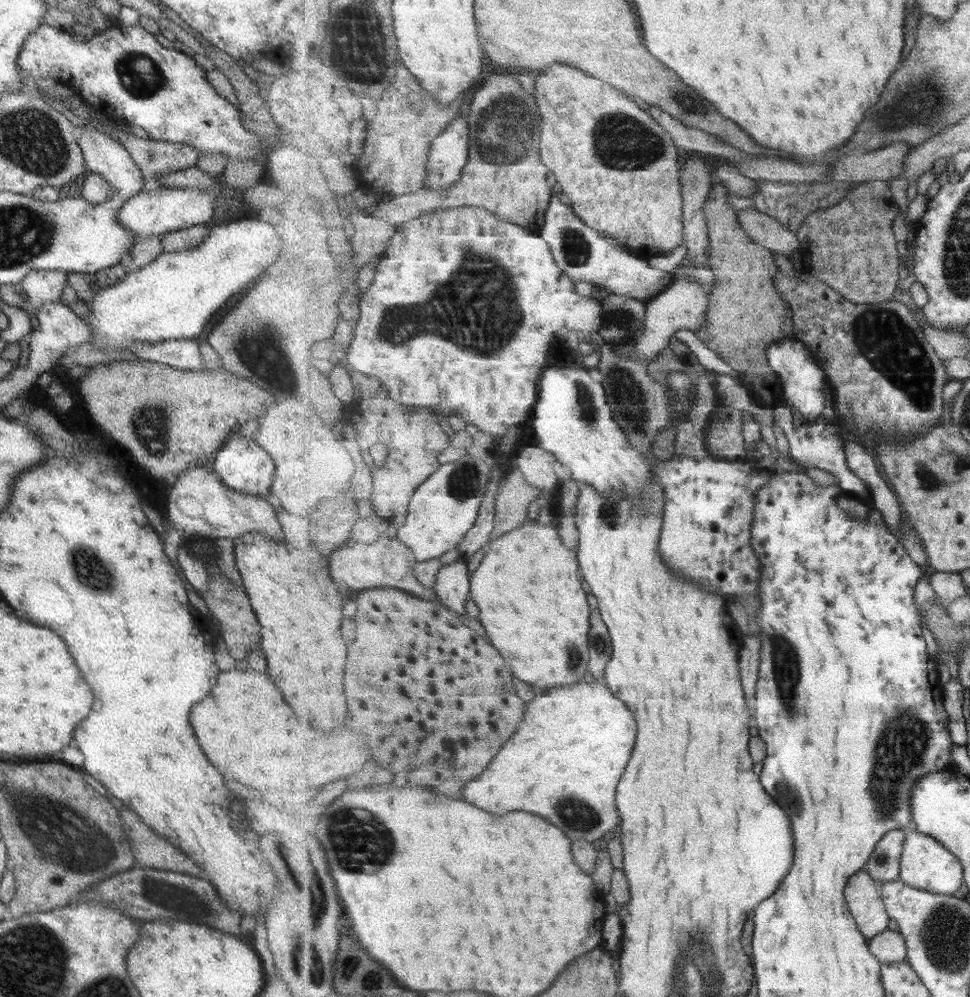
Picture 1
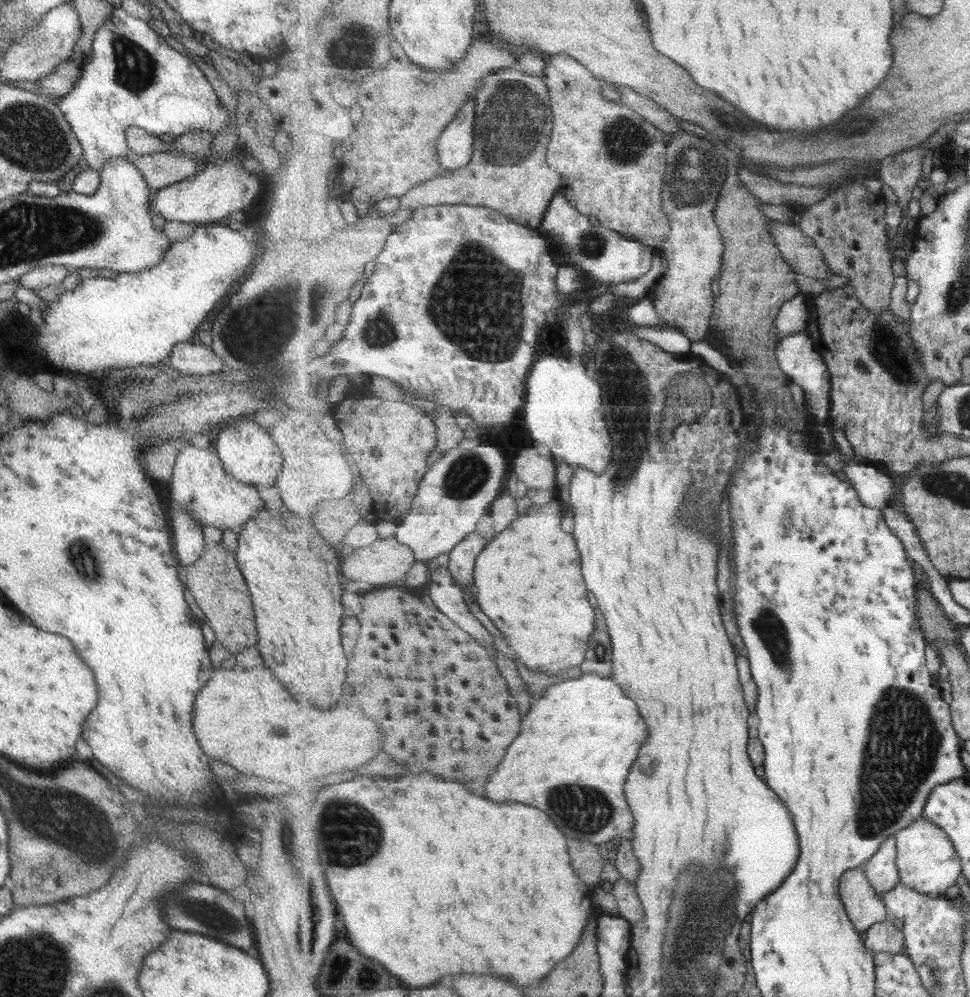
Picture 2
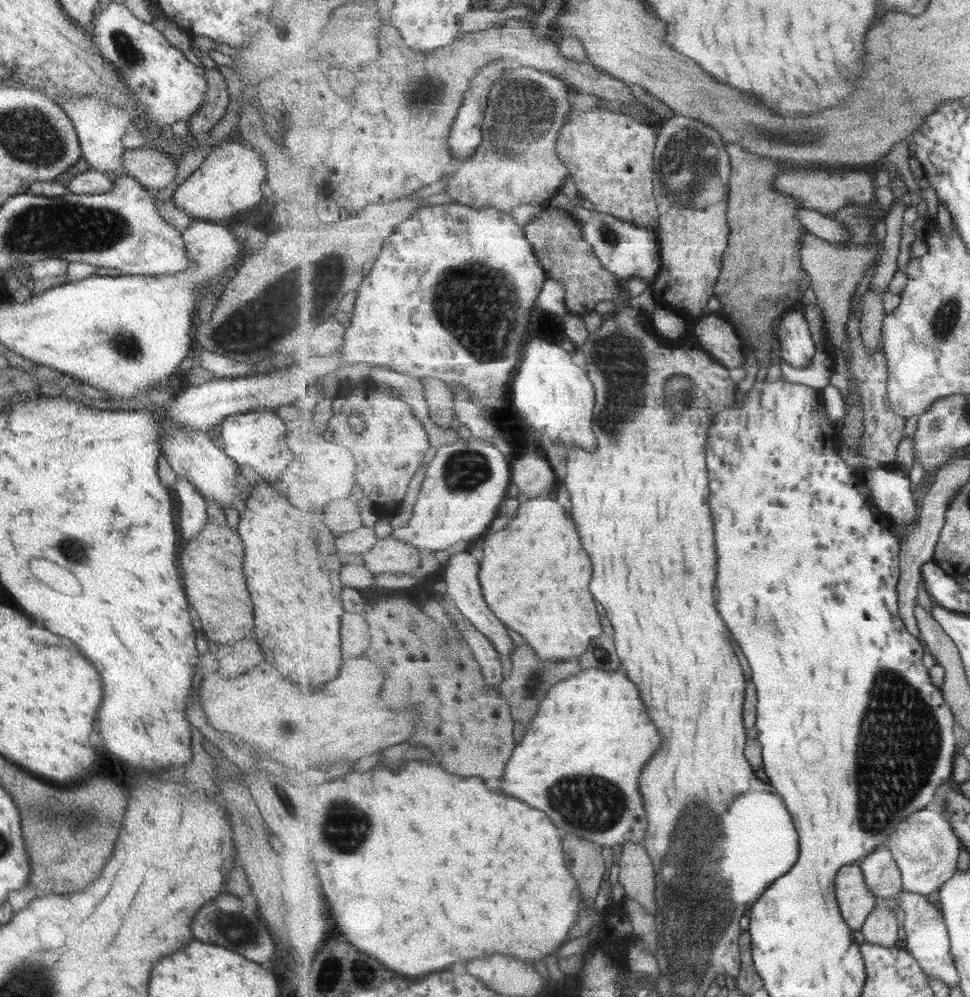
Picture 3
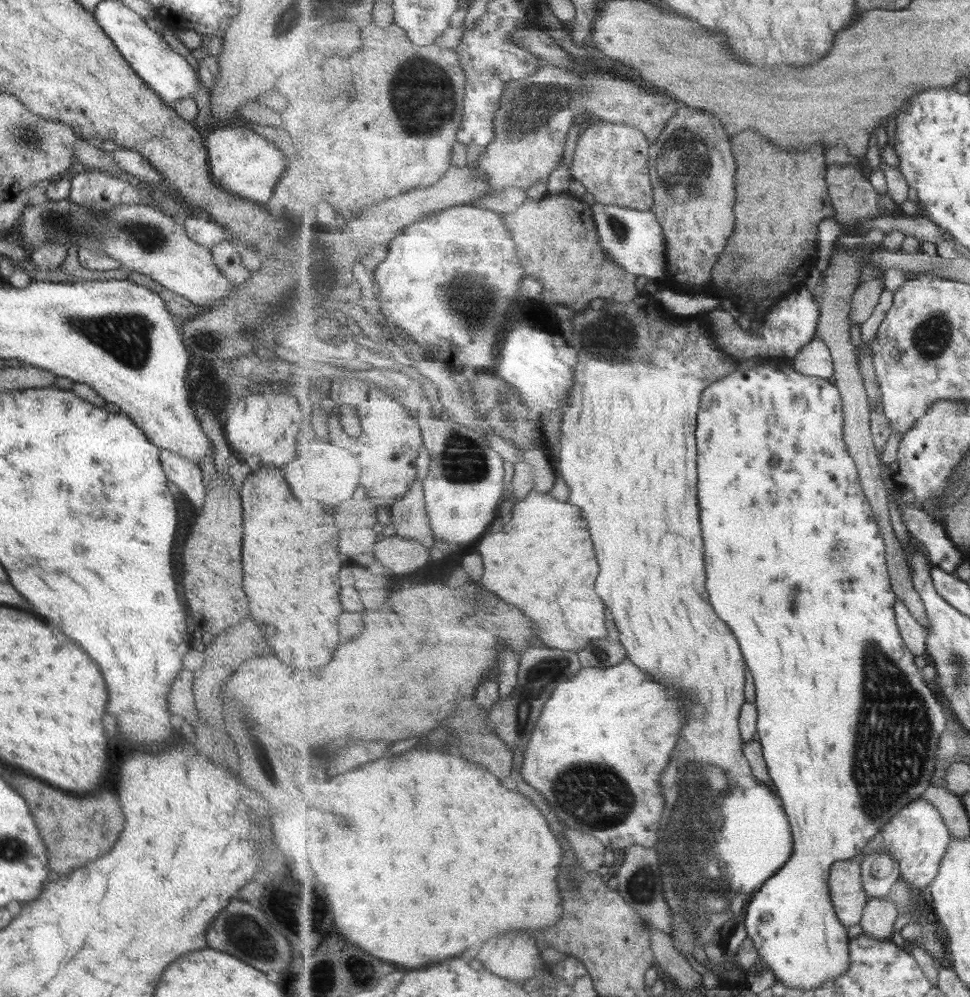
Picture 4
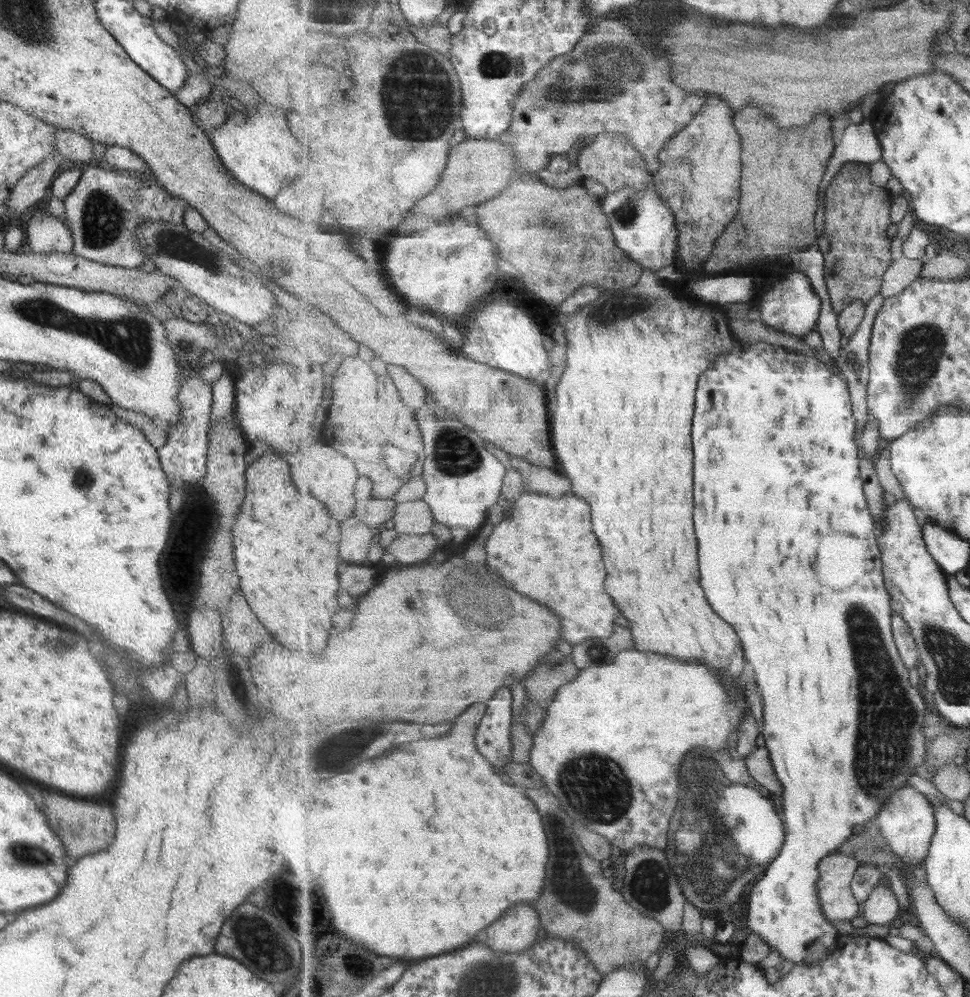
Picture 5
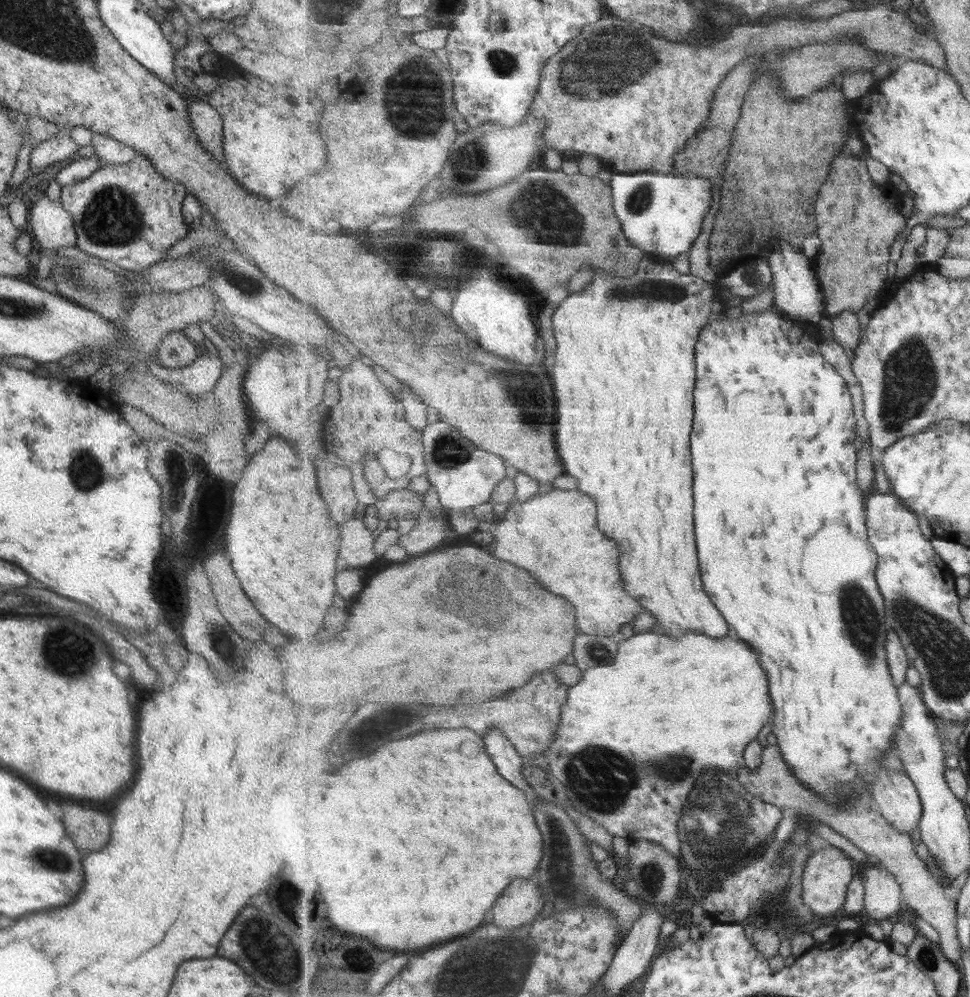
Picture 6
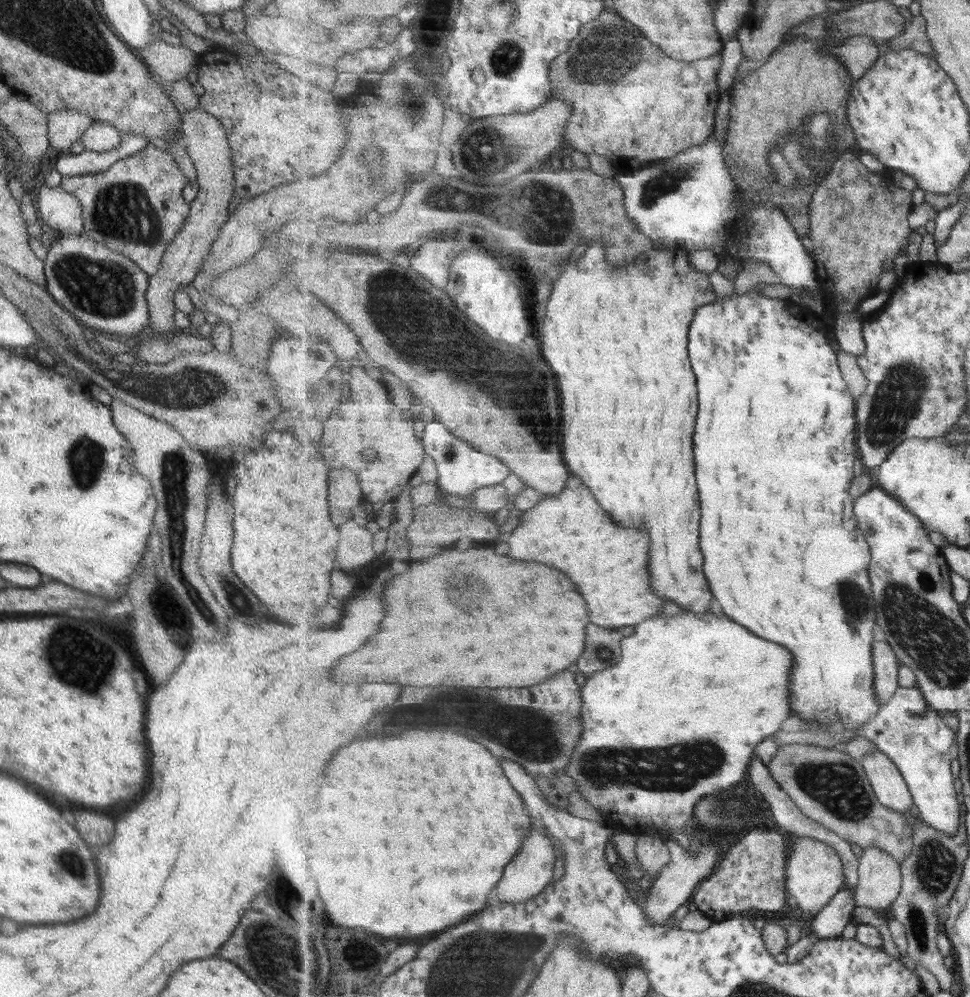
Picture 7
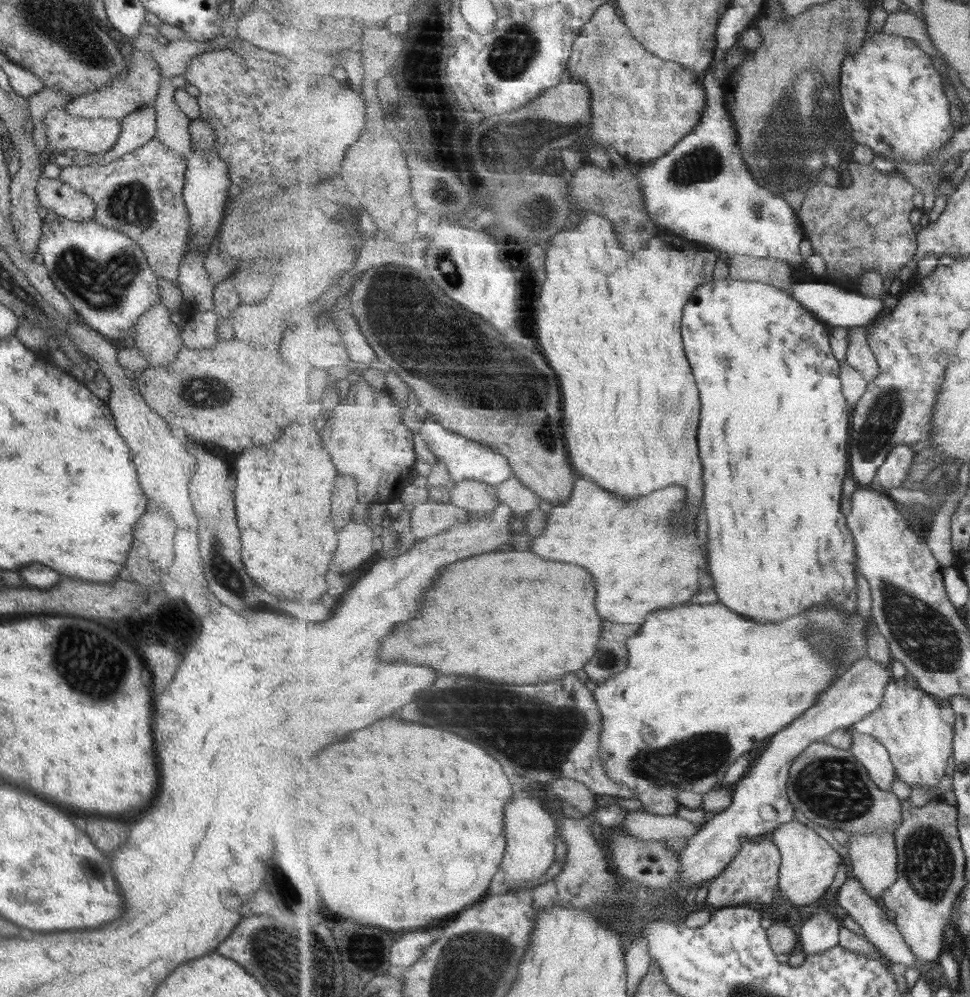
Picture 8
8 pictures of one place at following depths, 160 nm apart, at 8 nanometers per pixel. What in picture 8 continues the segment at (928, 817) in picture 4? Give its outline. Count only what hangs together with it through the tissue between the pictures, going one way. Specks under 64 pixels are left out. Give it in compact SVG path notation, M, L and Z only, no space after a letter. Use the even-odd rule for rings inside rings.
M857 732L852 733L853 746L850 751L867 769L879 788L891 790L897 774L890 752L875 737Z

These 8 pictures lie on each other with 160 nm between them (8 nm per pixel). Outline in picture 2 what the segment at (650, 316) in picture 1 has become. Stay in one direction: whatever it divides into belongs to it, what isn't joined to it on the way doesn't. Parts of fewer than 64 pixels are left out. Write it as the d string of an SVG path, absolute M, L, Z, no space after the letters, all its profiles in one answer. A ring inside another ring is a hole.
M680 131L675 134L673 144L668 144L667 160L665 182L671 198L663 198L663 204L671 220L671 233L659 254L665 257L668 269L647 297L656 306L661 322L680 328L692 341L703 341L711 334L710 324L716 303L711 284L722 271L723 256L727 250L714 211L728 179L727 158L715 144L701 136Z

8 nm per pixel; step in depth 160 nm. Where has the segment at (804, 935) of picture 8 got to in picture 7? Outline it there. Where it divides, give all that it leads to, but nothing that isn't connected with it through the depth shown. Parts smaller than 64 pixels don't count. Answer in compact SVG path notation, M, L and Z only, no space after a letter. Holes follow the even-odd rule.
M846 887L812 921L812 930L818 940L834 939L844 934L845 927L853 922L855 912L854 892Z

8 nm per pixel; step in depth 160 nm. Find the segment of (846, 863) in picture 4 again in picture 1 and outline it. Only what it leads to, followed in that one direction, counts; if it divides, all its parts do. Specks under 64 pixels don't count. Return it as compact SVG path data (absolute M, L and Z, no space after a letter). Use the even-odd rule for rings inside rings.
M859 871L849 879L846 901L858 927L868 939L889 928L891 917L882 897L881 884L869 872Z

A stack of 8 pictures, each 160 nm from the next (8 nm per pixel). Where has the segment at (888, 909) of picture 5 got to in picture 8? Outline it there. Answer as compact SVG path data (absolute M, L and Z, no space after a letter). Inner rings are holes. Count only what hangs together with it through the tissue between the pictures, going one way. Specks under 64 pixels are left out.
M889 831L863 835L863 833L849 833L849 855L854 874L864 885L864 890L872 894L879 901L891 885L897 882L898 875L898 846L896 836Z

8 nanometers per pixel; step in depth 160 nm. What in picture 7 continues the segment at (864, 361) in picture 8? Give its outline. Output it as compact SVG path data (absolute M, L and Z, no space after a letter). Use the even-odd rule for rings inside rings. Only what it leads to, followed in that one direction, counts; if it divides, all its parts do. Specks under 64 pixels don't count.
M838 313L832 331L836 333L840 347L856 359L867 352L867 343L863 336L863 322L853 313Z

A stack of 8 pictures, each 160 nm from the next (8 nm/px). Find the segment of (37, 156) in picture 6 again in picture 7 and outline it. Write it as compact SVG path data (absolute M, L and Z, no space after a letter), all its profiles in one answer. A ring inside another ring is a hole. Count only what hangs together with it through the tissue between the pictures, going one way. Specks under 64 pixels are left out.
M61 110L46 115L48 119L48 145L55 150L69 150L75 140L80 140L84 130L93 122L84 112Z

